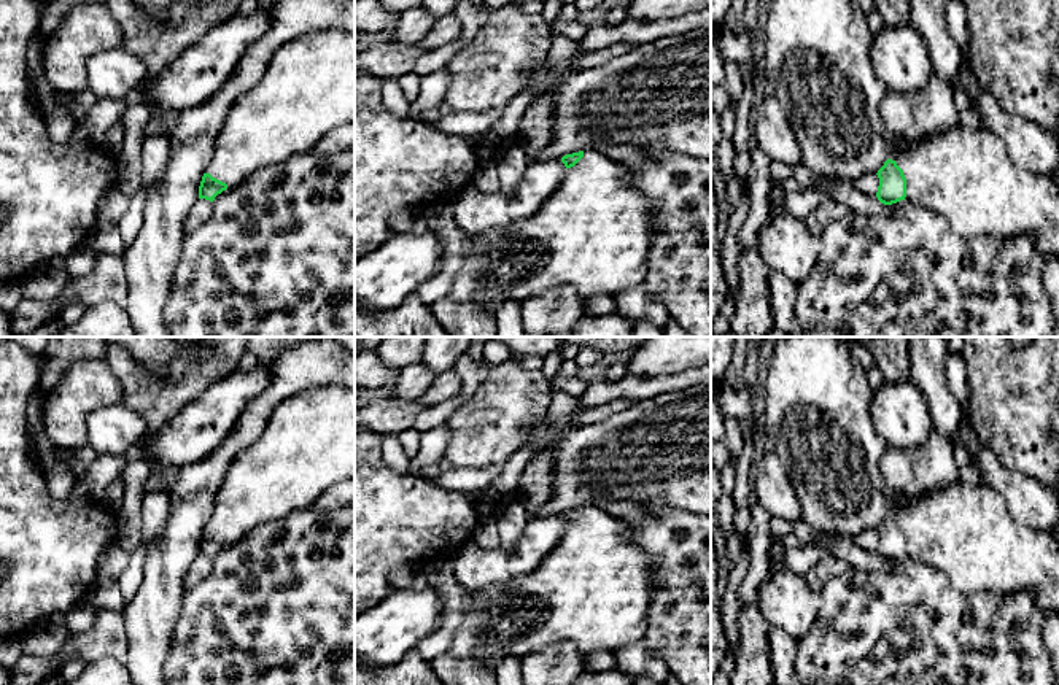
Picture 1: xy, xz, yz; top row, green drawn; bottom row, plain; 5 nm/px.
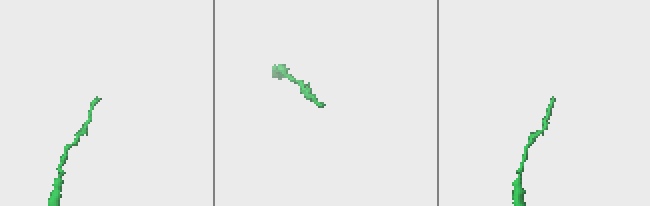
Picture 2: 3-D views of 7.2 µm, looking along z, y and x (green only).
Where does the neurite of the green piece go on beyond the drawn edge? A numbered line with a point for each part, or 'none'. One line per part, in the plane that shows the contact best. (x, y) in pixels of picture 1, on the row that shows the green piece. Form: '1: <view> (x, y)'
1: yz (965, 175)

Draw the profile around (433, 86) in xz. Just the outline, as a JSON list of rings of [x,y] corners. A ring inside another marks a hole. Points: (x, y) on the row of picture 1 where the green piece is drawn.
[[[447,68],[420,76],[420,94],[410,102],[410,118],[415,121],[433,124],[445,94],[452,84]]]

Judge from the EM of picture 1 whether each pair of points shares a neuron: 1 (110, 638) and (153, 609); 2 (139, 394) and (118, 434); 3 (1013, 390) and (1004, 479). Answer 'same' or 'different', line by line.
1: different
2: different
3: different

